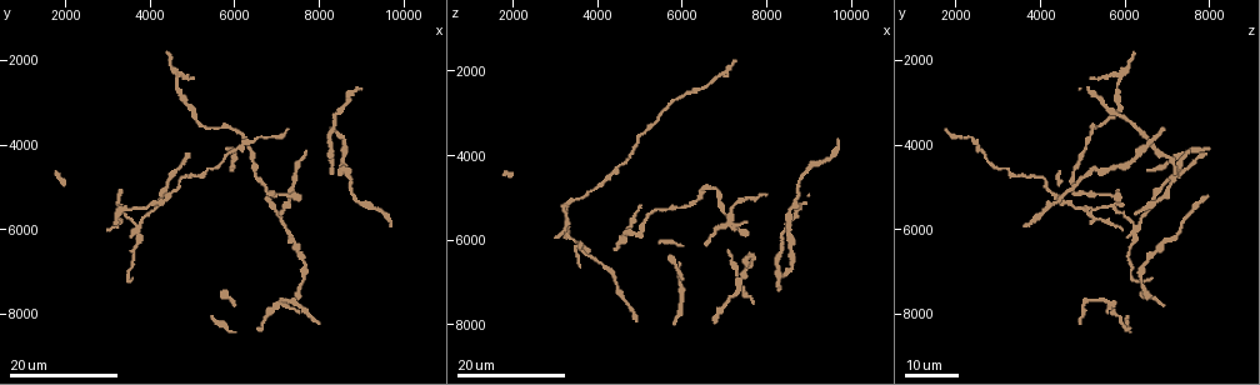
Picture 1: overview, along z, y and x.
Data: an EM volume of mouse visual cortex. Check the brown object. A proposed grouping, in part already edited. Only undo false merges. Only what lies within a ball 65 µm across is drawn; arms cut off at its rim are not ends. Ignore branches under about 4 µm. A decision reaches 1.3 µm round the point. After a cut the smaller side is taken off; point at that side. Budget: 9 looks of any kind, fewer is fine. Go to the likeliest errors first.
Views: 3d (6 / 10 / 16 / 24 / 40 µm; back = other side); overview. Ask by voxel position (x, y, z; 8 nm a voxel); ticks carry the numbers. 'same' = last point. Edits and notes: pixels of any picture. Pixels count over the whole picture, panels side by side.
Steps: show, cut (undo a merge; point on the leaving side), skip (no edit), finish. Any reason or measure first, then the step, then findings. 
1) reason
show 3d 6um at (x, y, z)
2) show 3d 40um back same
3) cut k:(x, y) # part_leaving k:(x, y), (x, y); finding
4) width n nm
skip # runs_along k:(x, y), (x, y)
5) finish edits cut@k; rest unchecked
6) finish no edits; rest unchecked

a fork
show 3d 24um at (7050, 7650, 5650)

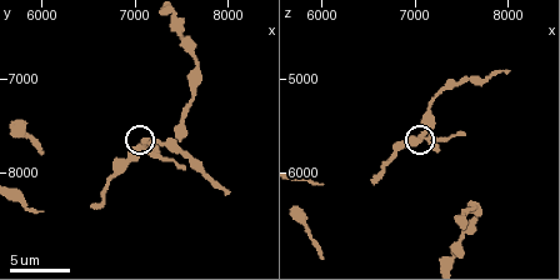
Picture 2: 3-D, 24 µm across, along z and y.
show 3d 6um same

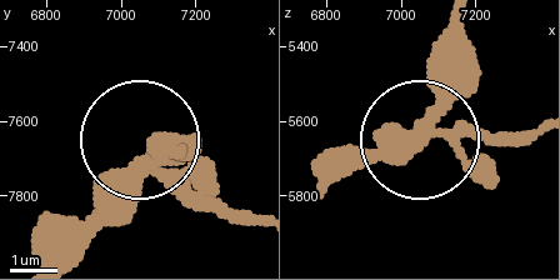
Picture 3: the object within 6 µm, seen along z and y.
skip # one neuron here

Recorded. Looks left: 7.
show 3d 24um at (3700, 5900, 6250)

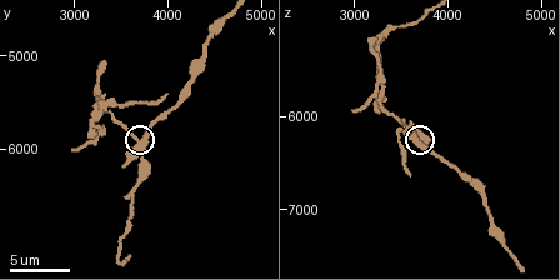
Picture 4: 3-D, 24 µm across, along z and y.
show 3d 10um same

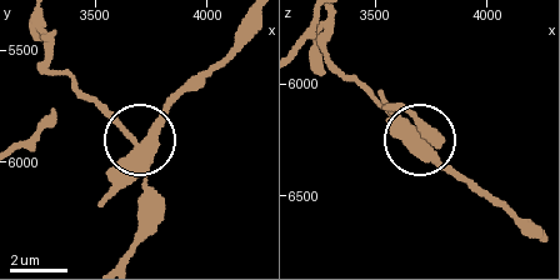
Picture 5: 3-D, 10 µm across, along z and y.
cut 5:(141, 205) # part_leaving 5:(144, 158), (71, 81), (45, 69), (48, 40); a second neuron is stuck on

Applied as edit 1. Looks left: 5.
sudden change in width
show 3d 24um at (6800, 5150, 4800)

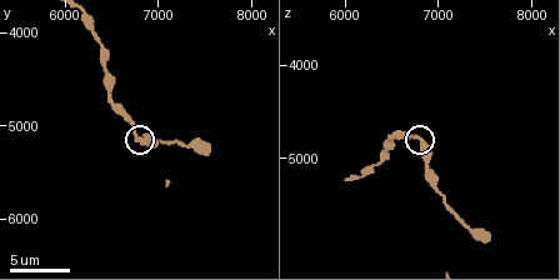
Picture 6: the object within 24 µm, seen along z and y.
zoom in
show 3d 6um at (6850, 5200, 4850)

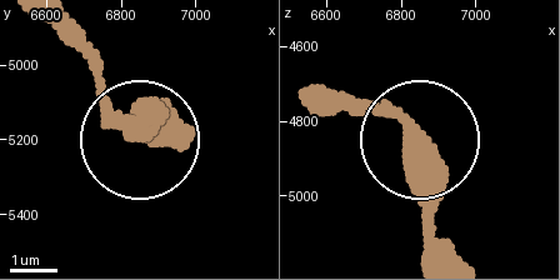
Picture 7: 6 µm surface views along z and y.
skip # all the same neuron

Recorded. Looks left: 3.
finish edits cut@5; rest unchecked

